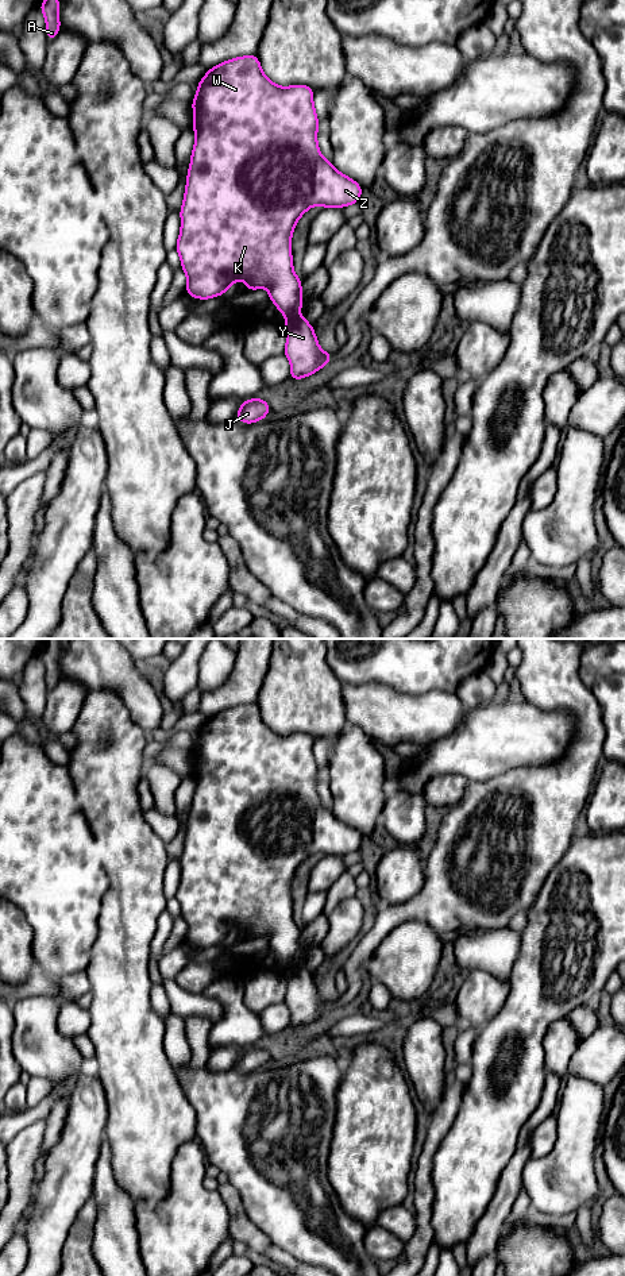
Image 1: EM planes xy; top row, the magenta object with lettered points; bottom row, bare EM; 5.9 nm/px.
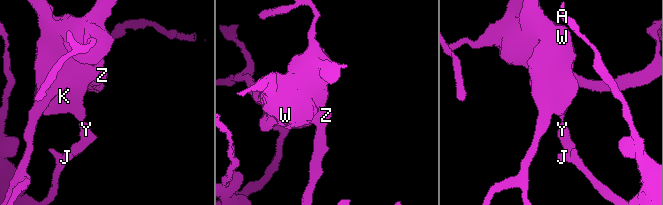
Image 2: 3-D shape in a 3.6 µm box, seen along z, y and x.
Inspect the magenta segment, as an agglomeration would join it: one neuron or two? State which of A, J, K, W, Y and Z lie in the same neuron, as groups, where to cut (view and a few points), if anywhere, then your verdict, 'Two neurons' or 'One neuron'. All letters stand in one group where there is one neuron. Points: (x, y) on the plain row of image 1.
Groups: A J Y / K W Z. Split along xy (297, 962), (288, 966). Two neurons

